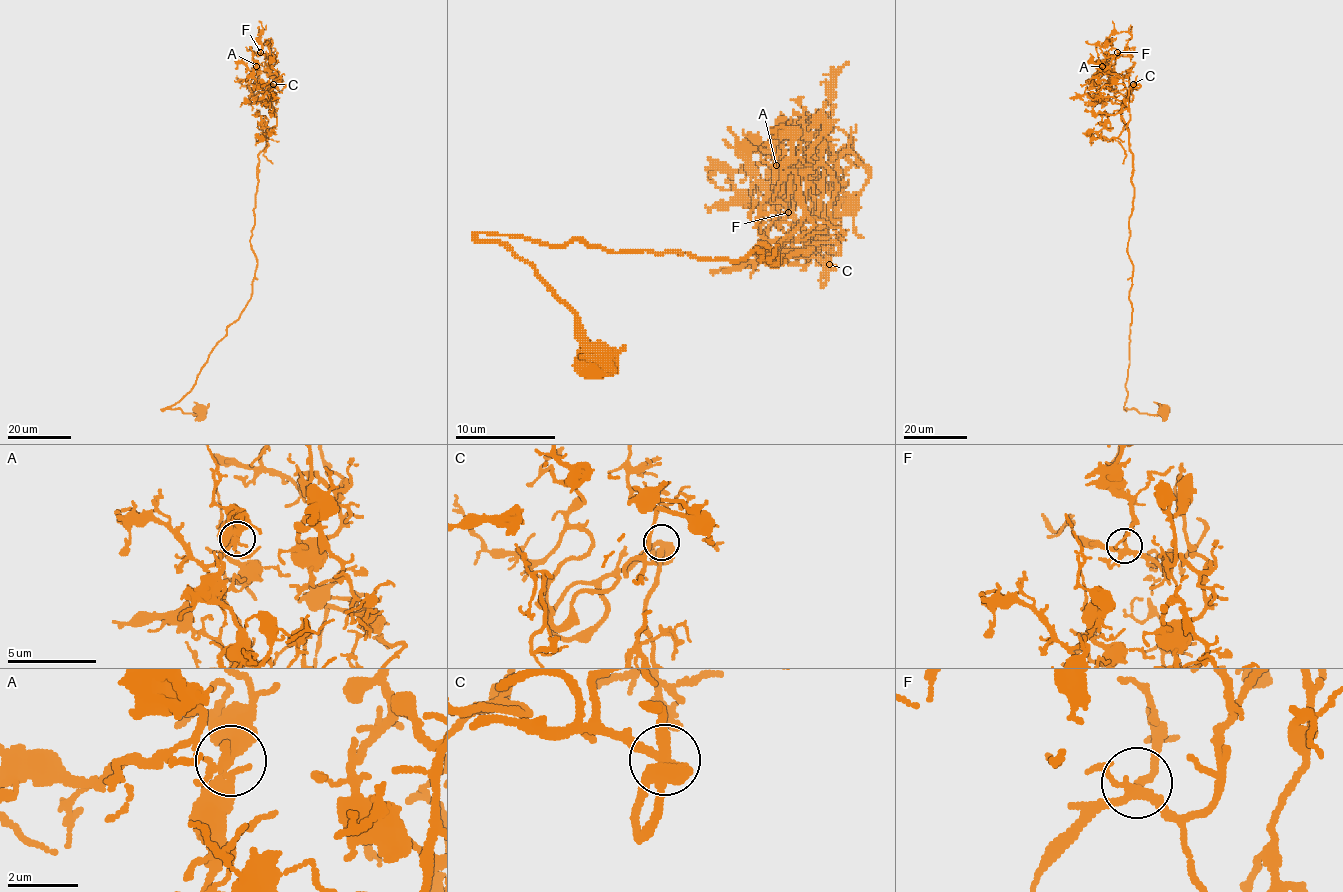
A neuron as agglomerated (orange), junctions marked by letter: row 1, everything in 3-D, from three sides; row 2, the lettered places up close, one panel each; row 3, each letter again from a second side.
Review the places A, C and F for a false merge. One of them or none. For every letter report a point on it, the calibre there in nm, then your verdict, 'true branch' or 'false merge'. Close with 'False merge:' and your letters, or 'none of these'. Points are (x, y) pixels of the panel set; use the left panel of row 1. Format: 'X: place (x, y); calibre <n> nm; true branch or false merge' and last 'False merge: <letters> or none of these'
A: place (256, 66); calibre 280 nm; true branch
C: place (273, 84); calibre 360 nm; true branch
F: place (260, 52); calibre 280 nm; true branch
False merge: none of these

